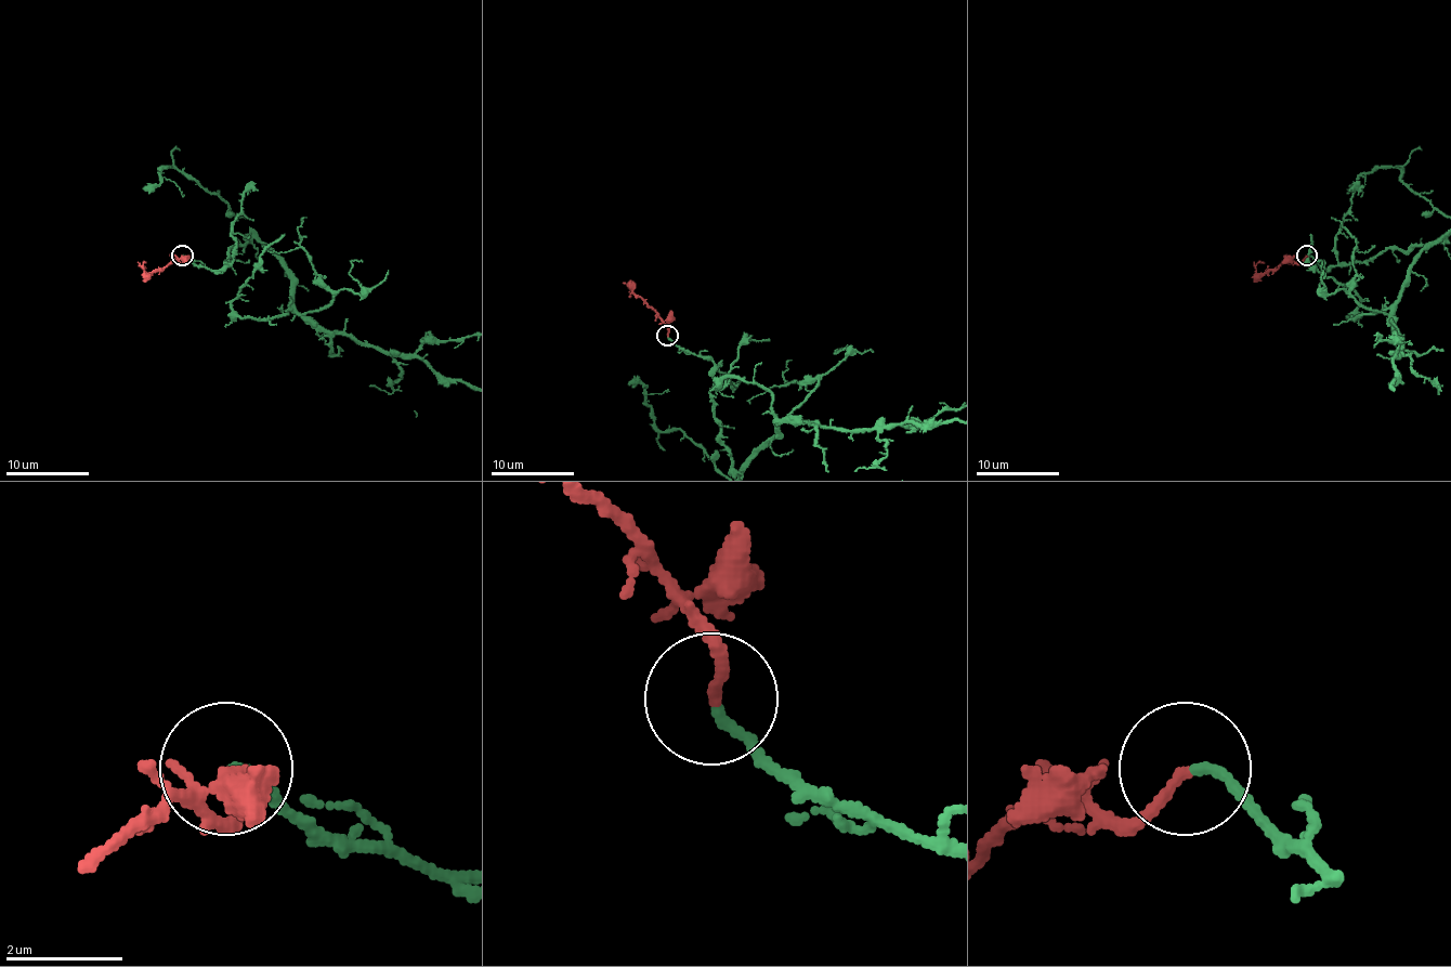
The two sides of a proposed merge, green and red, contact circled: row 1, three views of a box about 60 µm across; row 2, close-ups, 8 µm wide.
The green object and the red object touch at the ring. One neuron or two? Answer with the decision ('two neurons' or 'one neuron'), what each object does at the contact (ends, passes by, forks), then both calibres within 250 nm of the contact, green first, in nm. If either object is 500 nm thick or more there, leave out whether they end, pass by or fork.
one neuron; green ends there; red ends there; 160 nm thick on the green side, 170 nm on the other

